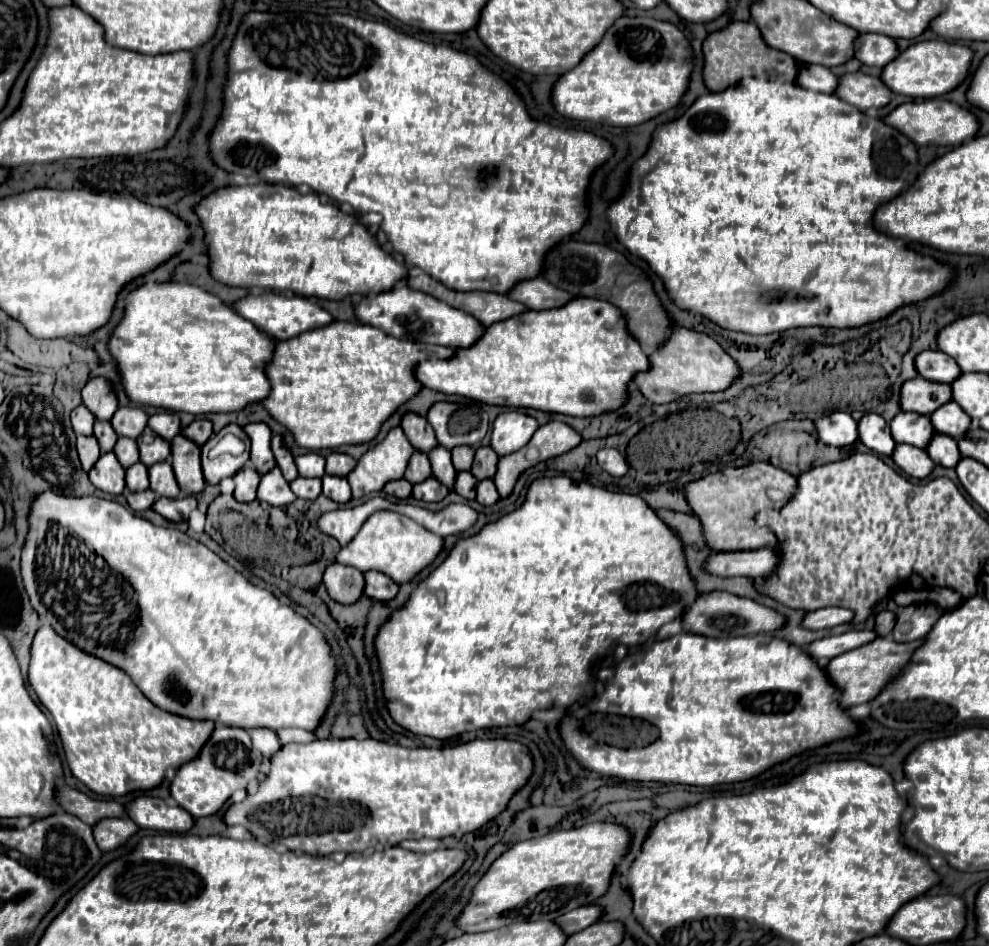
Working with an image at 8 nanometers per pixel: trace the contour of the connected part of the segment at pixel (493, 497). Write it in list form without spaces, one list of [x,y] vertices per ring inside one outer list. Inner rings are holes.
[[[492,479],[478,481],[478,485],[476,485],[476,501],[478,503],[482,503],[482,505],[494,505],[498,501],[498,497],[500,495],[498,495]]]

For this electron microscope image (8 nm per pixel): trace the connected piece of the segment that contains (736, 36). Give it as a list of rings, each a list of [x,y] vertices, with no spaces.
[[[732,21],[724,29],[710,33],[702,43],[702,53],[704,53],[702,79],[710,91],[722,91],[724,87],[734,85],[744,77],[792,81],[798,73],[798,61],[788,53],[780,53],[778,49],[768,47],[752,21]]]

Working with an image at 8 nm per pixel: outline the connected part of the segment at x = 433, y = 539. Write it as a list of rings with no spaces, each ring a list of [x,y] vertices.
[[[376,511],[362,523],[354,539],[340,547],[340,551],[336,553],[336,561],[352,565],[360,571],[374,569],[392,577],[396,583],[402,583],[420,573],[426,565],[430,565],[440,553],[440,549],[442,549],[442,537],[432,535],[412,519],[394,511]]]

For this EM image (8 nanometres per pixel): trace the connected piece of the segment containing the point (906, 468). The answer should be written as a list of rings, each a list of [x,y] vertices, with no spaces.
[[[896,443],[892,459],[906,475],[916,479],[924,479],[934,469],[934,463],[928,459],[928,453],[924,449],[908,447],[906,443]]]

